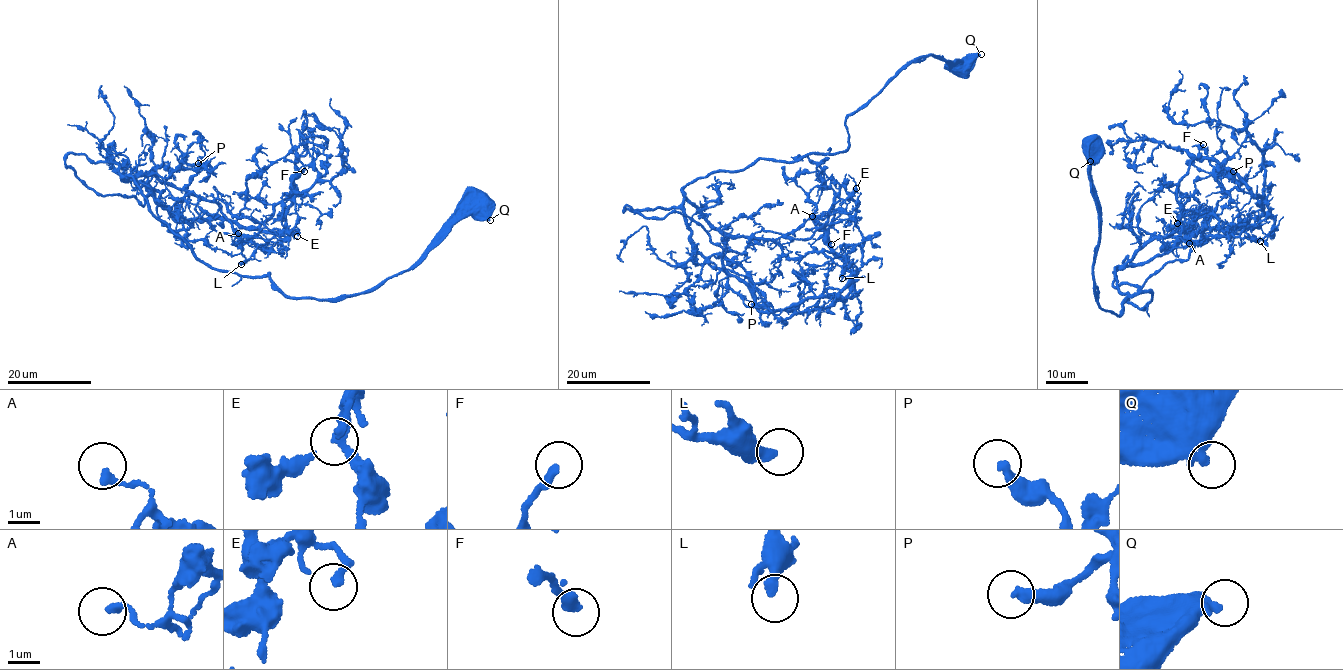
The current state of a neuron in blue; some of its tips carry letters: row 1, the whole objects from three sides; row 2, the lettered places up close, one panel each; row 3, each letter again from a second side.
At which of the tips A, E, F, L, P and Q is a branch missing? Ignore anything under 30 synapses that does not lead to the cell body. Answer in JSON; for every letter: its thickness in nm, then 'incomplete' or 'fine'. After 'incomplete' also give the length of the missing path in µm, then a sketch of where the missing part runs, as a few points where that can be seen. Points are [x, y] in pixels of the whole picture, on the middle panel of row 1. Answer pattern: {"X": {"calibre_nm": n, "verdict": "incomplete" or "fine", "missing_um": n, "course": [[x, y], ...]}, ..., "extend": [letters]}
{"A": {"calibre_nm": 240, "verdict": "fine"}, "E": {"calibre_nm": 240, "verdict": "fine"}, "F": {"calibre_nm": 280, "verdict": "incomplete", "missing_um": 15, "course": [[831, 244], [842, 262], [842, 270], [848, 272]]}, "L": {"calibre_nm": 240, "verdict": "fine"}, "P": {"calibre_nm": 340, "verdict": "fine"}, "Q": {"calibre_nm": 440, "verdict": "fine"}, "extend": ["F"]}

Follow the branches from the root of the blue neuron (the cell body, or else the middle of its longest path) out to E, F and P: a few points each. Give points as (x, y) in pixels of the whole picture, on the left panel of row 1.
E: (476, 204), (407, 269), (296, 299), (197, 260), (127, 175), (215, 202), (262, 246), (296, 177), (297, 236)
F: (476, 204), (407, 269), (296, 299), (268, 274), (197, 260), (127, 175), (215, 202), (262, 246), (304, 171)
P: (476, 204), (407, 269), (296, 299), (197, 260), (121, 182), (168, 208), (198, 163)

